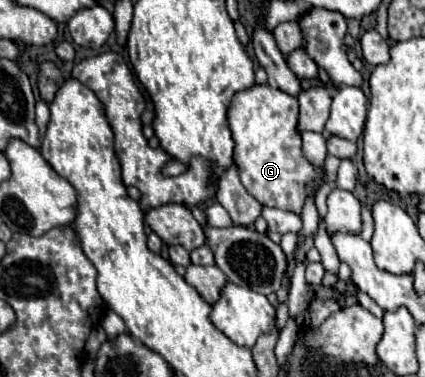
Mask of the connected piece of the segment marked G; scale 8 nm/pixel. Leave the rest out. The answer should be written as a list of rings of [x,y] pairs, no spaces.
[[[253,85],[235,93],[229,107],[229,127],[235,141],[235,163],[239,167],[245,189],[267,207],[279,207],[301,213],[305,201],[305,185],[321,177],[319,171],[303,157],[301,137],[297,135],[297,99],[269,85]]]

